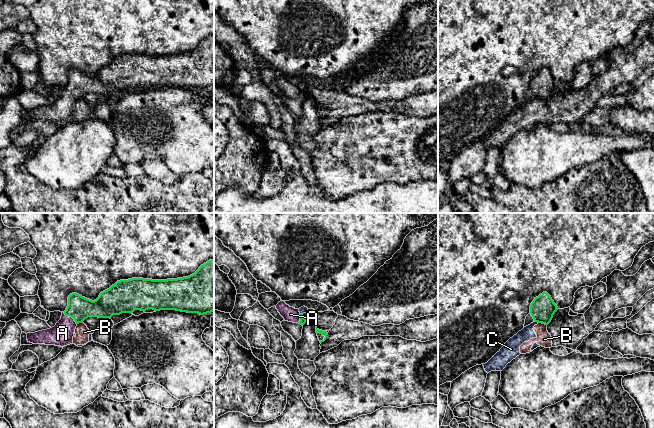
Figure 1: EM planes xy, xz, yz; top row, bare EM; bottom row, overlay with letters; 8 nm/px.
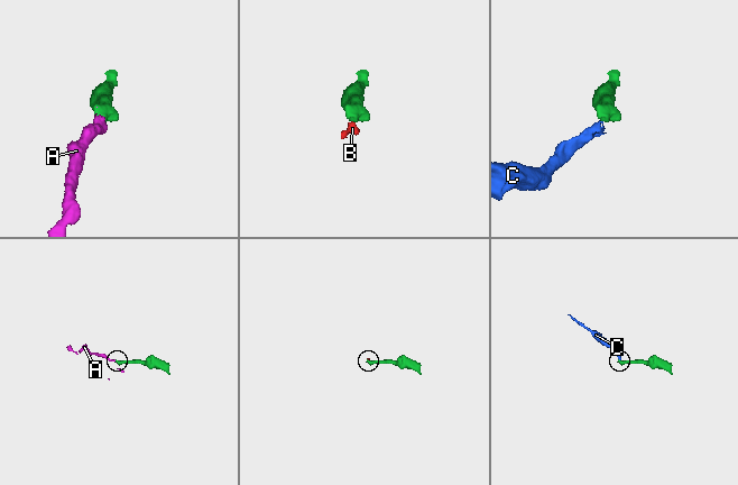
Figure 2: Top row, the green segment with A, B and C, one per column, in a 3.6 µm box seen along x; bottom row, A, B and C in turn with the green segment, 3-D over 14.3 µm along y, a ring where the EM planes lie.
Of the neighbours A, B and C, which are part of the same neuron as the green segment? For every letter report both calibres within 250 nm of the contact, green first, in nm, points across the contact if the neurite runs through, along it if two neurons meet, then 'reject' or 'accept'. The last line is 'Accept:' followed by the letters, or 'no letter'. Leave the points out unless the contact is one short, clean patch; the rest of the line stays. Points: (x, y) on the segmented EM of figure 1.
A: 190 nm thick on the green side, 180 nm on the other; runs through xy (79, 308), (71, 316), (62, 333); accept
B: 200 nm thick on the green side, 120 nm on the other; border along yz (538, 322), (546, 325); reject
C: 200 nm thick on the green side, 110 nm on the other; border along yz (534, 320), (538, 322); reject
Accept: A

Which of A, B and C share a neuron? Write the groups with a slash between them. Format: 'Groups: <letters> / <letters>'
Groups: A / B C

